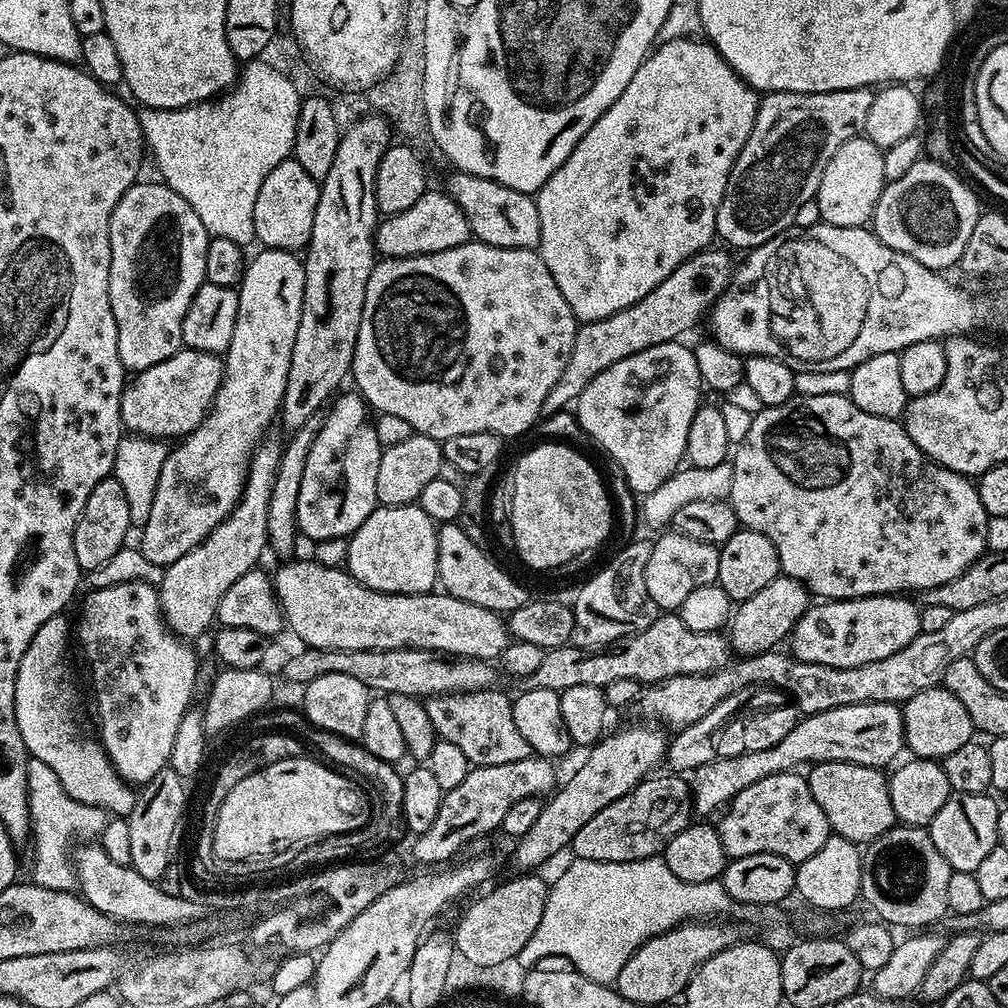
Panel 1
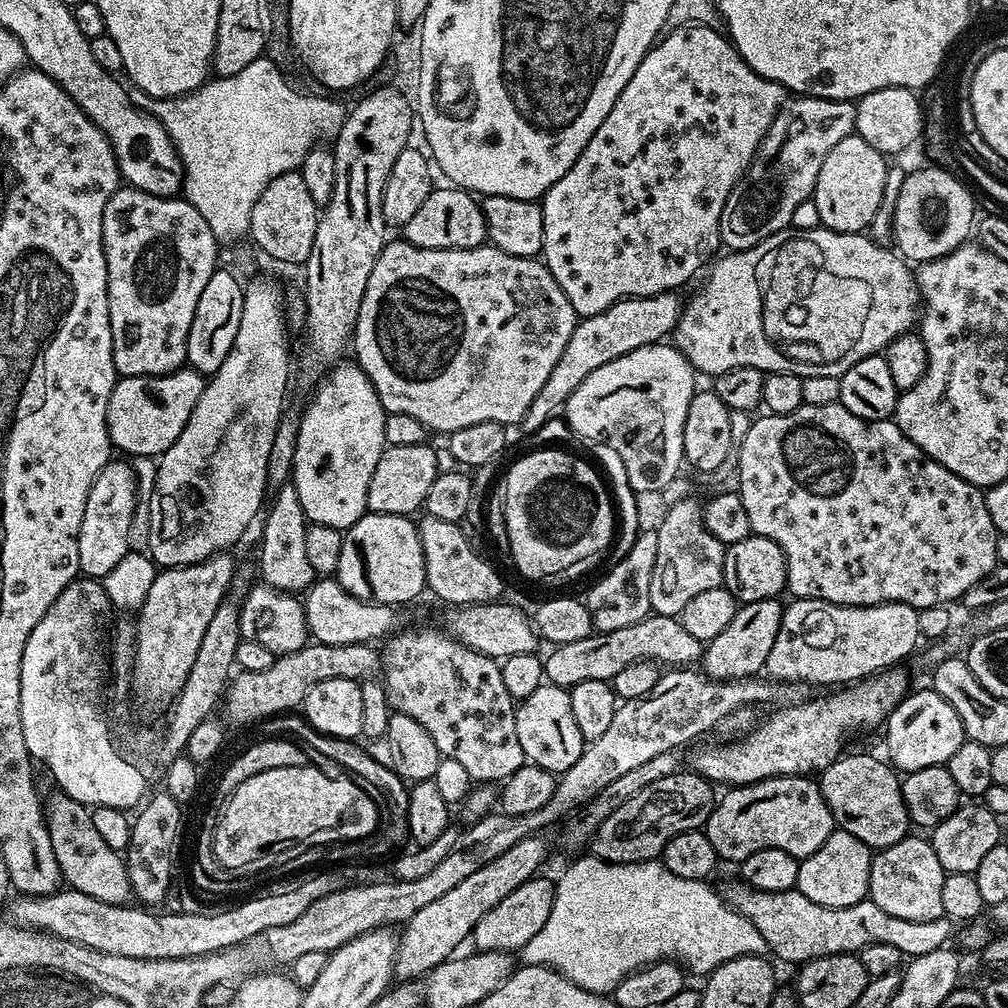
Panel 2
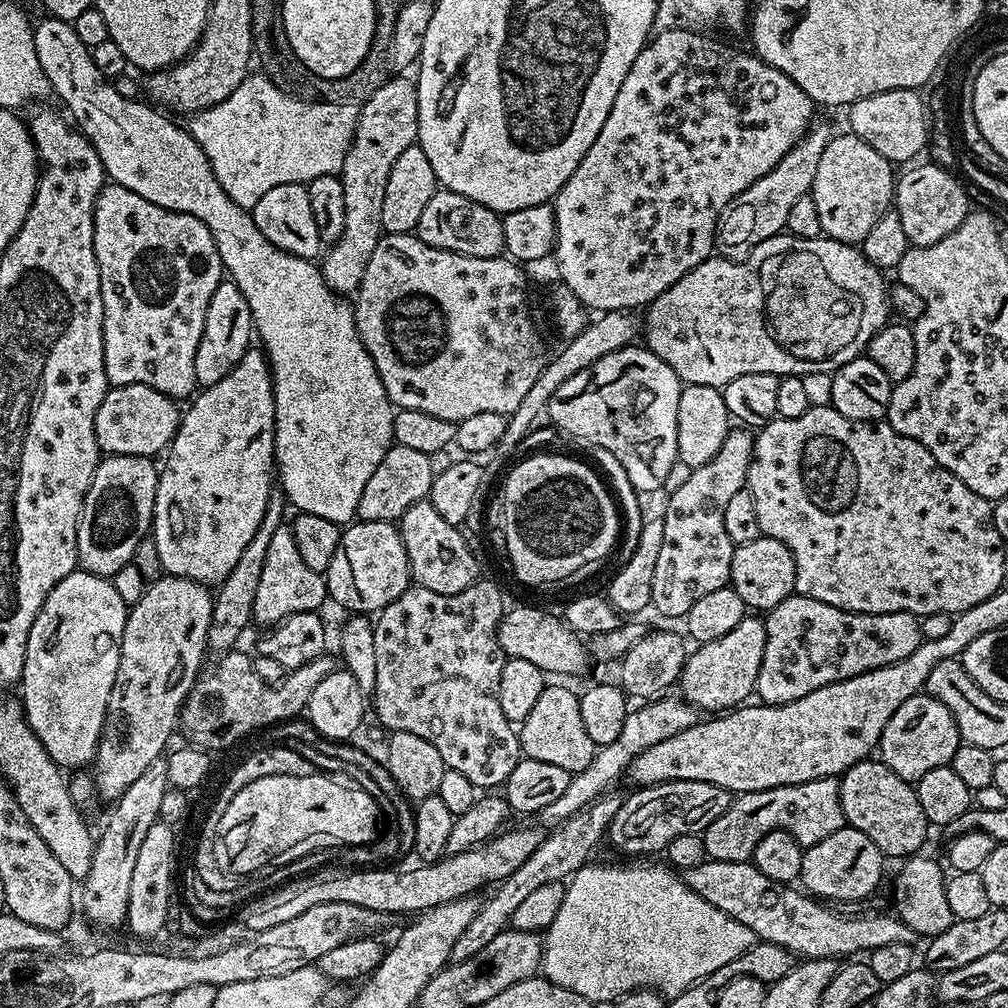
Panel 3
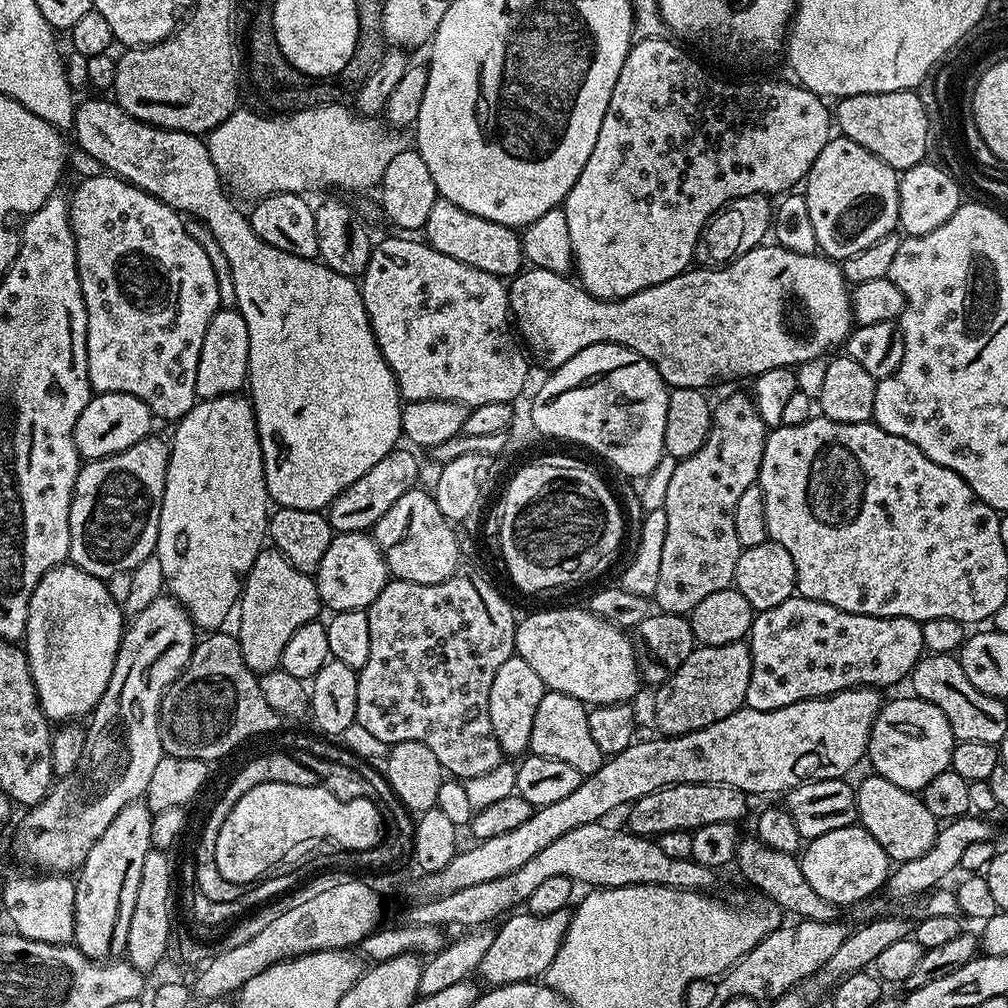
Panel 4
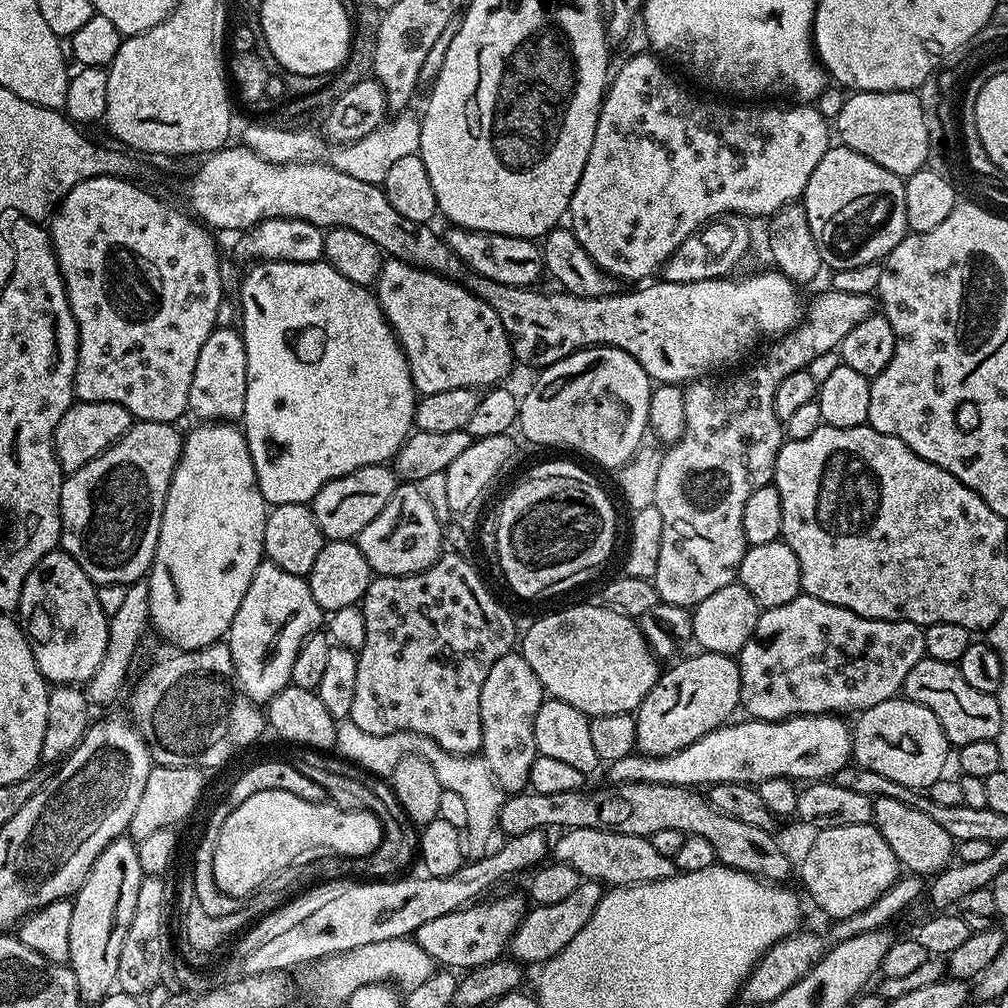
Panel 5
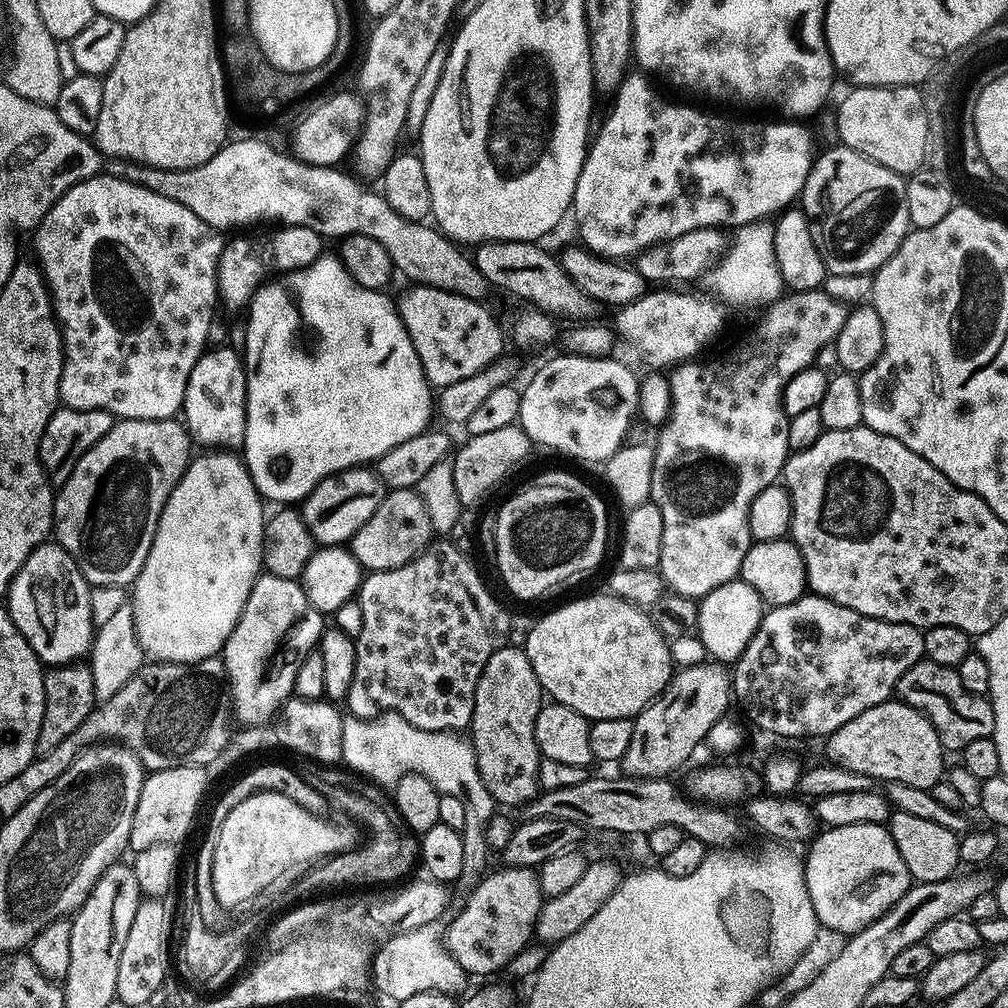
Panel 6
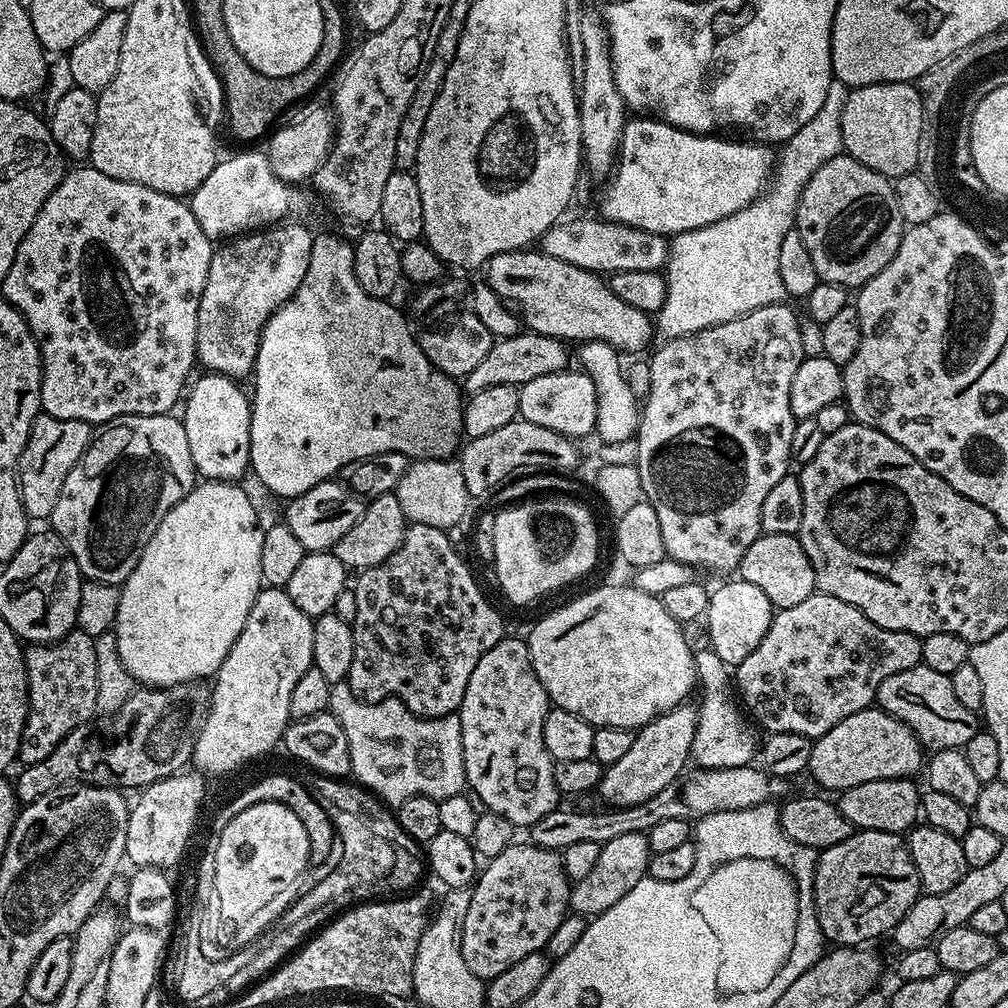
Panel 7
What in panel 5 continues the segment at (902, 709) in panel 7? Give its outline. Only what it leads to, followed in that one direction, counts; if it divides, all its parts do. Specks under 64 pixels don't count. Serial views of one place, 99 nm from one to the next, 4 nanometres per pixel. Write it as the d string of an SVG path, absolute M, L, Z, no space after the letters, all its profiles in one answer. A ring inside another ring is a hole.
M921 655L898 674L895 695L900 699L926 710L938 726L945 745L959 746L974 738L996 735L998 726L998 706L991 691L983 692L972 688L966 678L962 678L959 667L950 662L938 662L938 658Z

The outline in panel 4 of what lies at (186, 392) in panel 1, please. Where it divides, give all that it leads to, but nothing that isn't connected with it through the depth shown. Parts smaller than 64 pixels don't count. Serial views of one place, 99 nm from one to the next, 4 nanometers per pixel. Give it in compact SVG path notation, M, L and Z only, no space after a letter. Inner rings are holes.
M98 392L90 402L86 402L86 410L82 410L78 416L78 422L72 431L74 446L85 461L106 458L149 439L153 435L152 423L152 411L146 402L142 402L142 398L121 392Z

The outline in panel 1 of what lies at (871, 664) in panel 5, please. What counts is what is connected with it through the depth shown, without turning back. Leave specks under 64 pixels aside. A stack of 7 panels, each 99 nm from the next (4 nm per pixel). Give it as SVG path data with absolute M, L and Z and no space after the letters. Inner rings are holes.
M889 594L813 603L792 628L791 655L802 662L818 662L818 666L849 668L898 654L921 633L920 608L912 600L904 594Z

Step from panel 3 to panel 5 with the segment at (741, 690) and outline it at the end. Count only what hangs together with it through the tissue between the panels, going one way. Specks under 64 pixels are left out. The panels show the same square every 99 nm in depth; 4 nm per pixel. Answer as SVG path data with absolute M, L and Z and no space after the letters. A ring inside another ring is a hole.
M700 650L697 656L688 656L669 667L658 686L636 709L638 730L634 737L632 756L658 760L671 759L690 746L699 744L713 731L712 727L736 704L736 666L731 655L711 650Z

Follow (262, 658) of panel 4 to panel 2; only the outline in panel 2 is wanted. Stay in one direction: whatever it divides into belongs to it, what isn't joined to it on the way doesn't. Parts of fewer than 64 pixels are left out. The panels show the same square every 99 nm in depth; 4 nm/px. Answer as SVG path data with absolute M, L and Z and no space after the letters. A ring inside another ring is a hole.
M290 482L274 494L272 509L263 517L264 533L260 536L260 572L263 583L279 592L300 594L312 587L318 577L306 555L306 530L310 523L298 502L298 490Z

